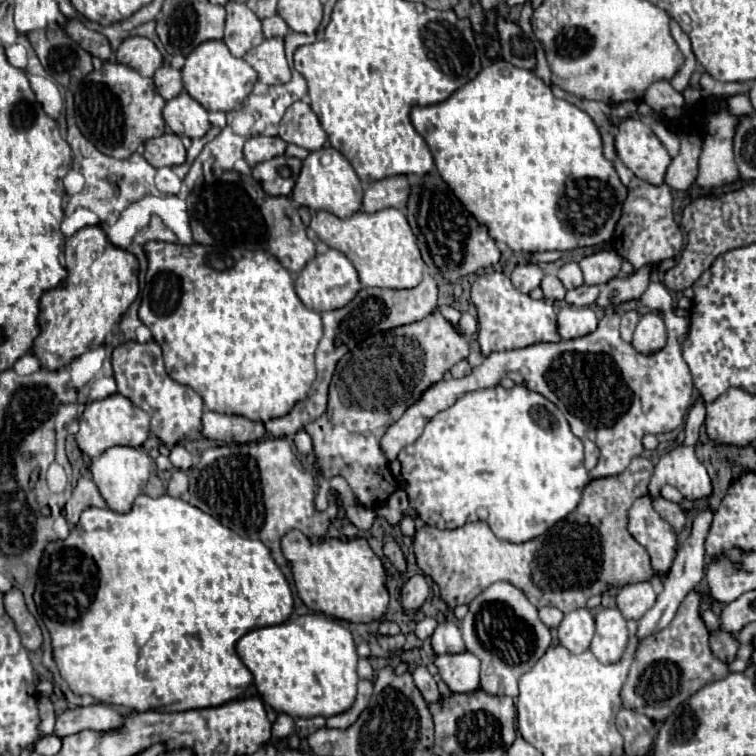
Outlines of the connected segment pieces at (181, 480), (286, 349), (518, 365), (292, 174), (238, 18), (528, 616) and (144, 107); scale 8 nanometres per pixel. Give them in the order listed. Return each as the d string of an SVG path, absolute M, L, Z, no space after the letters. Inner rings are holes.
M173 470L171 480L169 480L169 486L167 486L167 494L169 494L169 496L181 496L183 492L187 492L187 486L189 486L187 472L183 472L183 470Z
M147 242L145 256L149 260L149 266L145 274L145 288L141 290L139 318L151 330L153 340L161 346L165 370L175 382L191 386L197 394L201 394L205 406L213 412L237 414L237 416L245 416L249 420L259 420L259 422L285 416L293 408L295 402L305 398L305 394L309 392L315 380L315 348L323 336L323 324L321 324L321 316L315 310L309 310L297 298L291 274L271 254L267 254L265 250L245 250L245 248L219 250L215 246L203 246L203 244L181 246L181 244L167 244L167 242Z
M607 310L597 330L591 334L561 342L541 342L509 352L493 352L481 366L473 368L469 376L459 380L449 378L429 386L381 438L385 458L393 462L399 450L413 444L421 436L425 424L437 412L453 406L461 394L497 386L507 374L515 384L523 384L551 400L565 414L577 438L597 444L601 456L597 466L589 472L591 480L621 474L635 456L643 454L643 436L671 432L683 424L685 414L693 406L693 376L681 356L675 334L669 336L663 350L637 356L637 350L621 340L619 322L621 316L615 310Z
M277 156L253 166L253 178L271 196L289 196L301 170L299 158Z
M227 2L227 26L223 42L233 56L241 58L245 52L265 40L261 32L261 20L241 2Z
M495 582L471 604L461 622L465 648L481 660L481 690L487 694L517 696L517 680L533 668L551 644L549 628L539 620L537 608L521 588L511 582Z
M105 62L101 70L87 74L75 94L75 116L81 134L99 152L113 158L129 158L143 142L163 134L163 106L165 100L157 94L151 78L117 62Z

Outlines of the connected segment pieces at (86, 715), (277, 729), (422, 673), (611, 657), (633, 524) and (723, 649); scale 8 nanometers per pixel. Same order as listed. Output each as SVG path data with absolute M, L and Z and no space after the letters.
M91 704L85 708L67 710L57 718L55 734L69 736L79 734L81 730L95 730L95 732L111 732L111 728L121 728L125 716L107 704Z
M279 714L277 722L273 724L273 738L281 740L285 736L289 736L289 732L293 730L293 718L287 714Z
M417 666L417 668L413 670L413 680L415 680L417 688L421 690L423 698L425 698L429 704L431 704L431 702L435 702L435 700L439 698L437 682L433 680L433 676L429 674L429 670L427 670L425 666Z
M603 608L595 616L595 636L591 642L591 652L603 662L613 664L621 658L627 646L627 626L625 618L617 608Z
M641 496L633 502L633 506L629 508L627 528L631 536L647 548L655 574L667 574L673 564L673 558L677 556L679 536L671 528L671 524L655 512L649 496Z
M711 632L711 638L709 638L709 646L711 646L711 652L725 664L729 664L737 650L739 650L739 640L733 636L733 634L727 634L727 632Z

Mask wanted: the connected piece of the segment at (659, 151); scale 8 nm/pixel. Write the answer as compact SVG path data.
M639 118L621 120L615 134L615 150L637 178L649 184L663 184L671 156L645 122Z

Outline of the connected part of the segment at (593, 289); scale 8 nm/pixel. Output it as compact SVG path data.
M579 286L569 290L565 296L565 301L569 304L575 304L575 306L591 306L597 302L597 294L599 294L599 286Z

